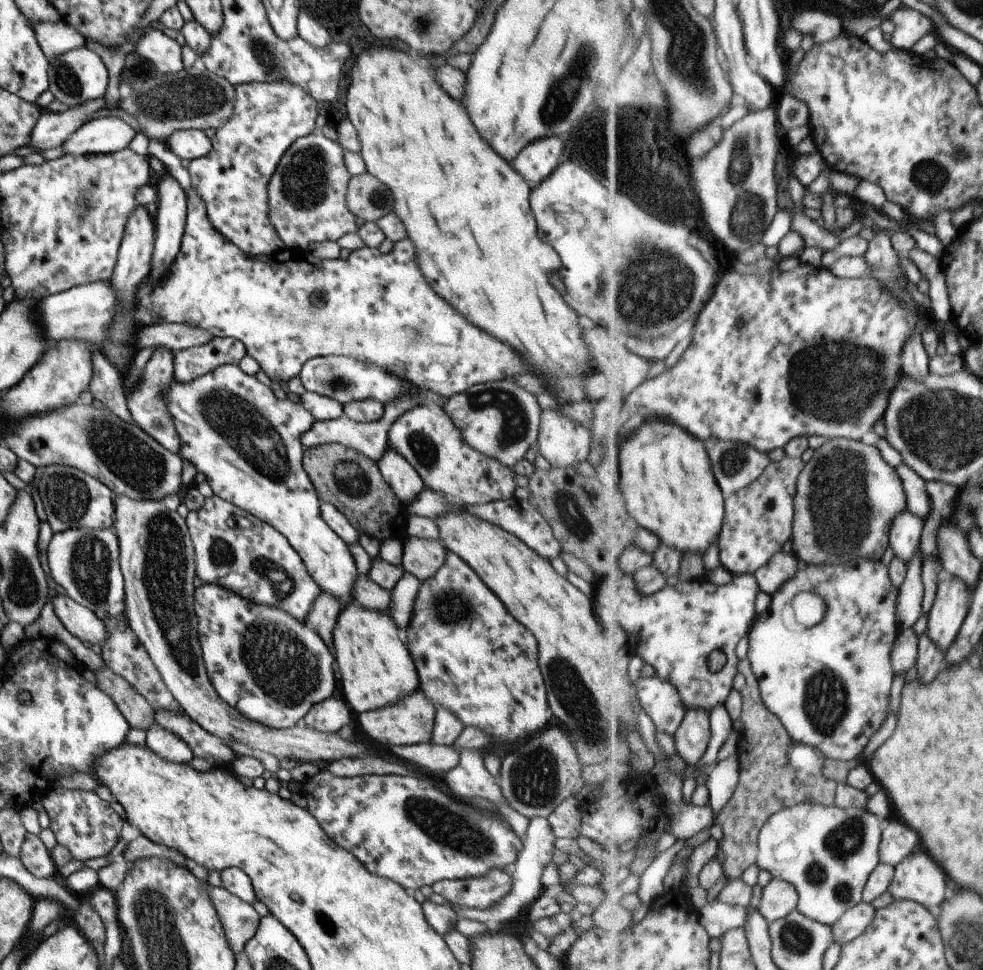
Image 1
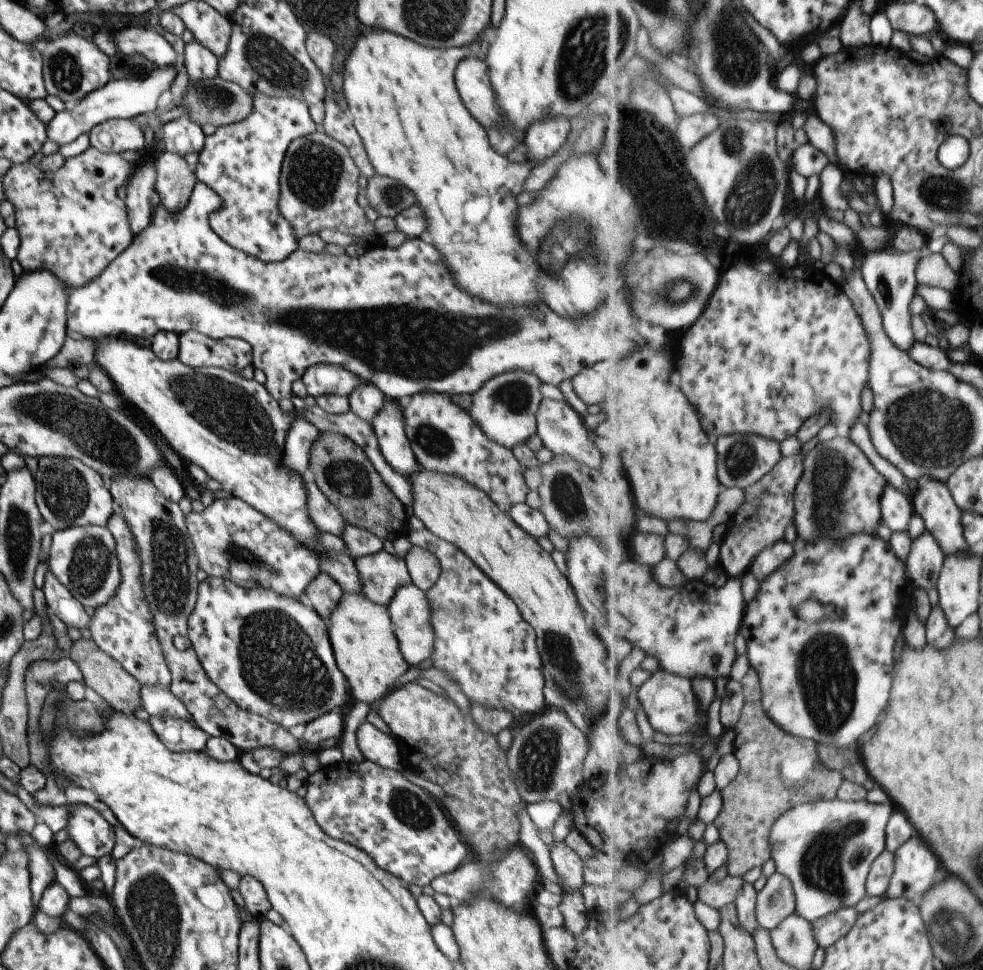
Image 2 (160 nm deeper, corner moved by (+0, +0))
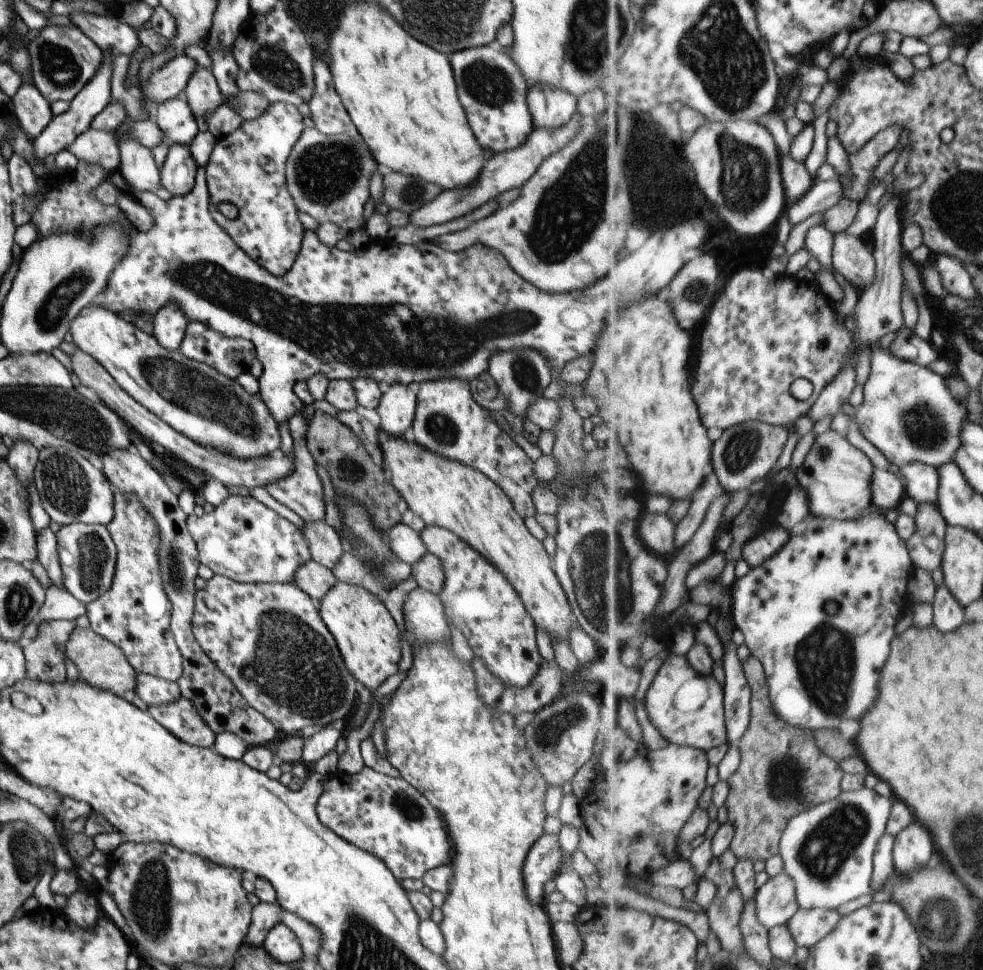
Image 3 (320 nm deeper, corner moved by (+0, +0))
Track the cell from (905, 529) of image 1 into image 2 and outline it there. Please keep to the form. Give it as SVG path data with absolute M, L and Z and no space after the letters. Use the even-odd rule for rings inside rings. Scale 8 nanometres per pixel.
M889 484L882 494L882 519L893 533L907 531L913 518L914 504L904 492Z

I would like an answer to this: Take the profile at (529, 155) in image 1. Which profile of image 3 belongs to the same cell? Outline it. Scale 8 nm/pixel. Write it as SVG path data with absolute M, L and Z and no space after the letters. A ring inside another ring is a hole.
M532 85L526 92L526 105L533 127L549 130L561 126L576 110L577 98L563 89Z

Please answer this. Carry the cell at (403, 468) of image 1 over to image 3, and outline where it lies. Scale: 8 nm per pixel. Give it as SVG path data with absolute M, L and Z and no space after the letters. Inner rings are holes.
M395 383L381 388L376 406L379 416L379 430L387 435L408 435L414 417L417 384Z

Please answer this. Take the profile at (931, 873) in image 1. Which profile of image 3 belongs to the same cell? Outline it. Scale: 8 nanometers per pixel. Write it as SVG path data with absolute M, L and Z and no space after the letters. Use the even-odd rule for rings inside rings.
M913 822L897 836L894 844L894 863L899 873L927 866L933 857L935 844L929 830L921 822Z

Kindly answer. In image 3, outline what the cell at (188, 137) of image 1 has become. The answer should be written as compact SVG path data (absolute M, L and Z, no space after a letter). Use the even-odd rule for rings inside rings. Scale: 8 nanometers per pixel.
M182 96L157 104L154 122L171 143L189 146L198 132L194 116Z

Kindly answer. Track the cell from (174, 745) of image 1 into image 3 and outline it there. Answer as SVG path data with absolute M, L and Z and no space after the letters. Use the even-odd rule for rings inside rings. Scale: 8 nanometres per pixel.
M181 696L148 707L148 713L179 741L196 747L211 747L216 734L200 718L191 701Z

